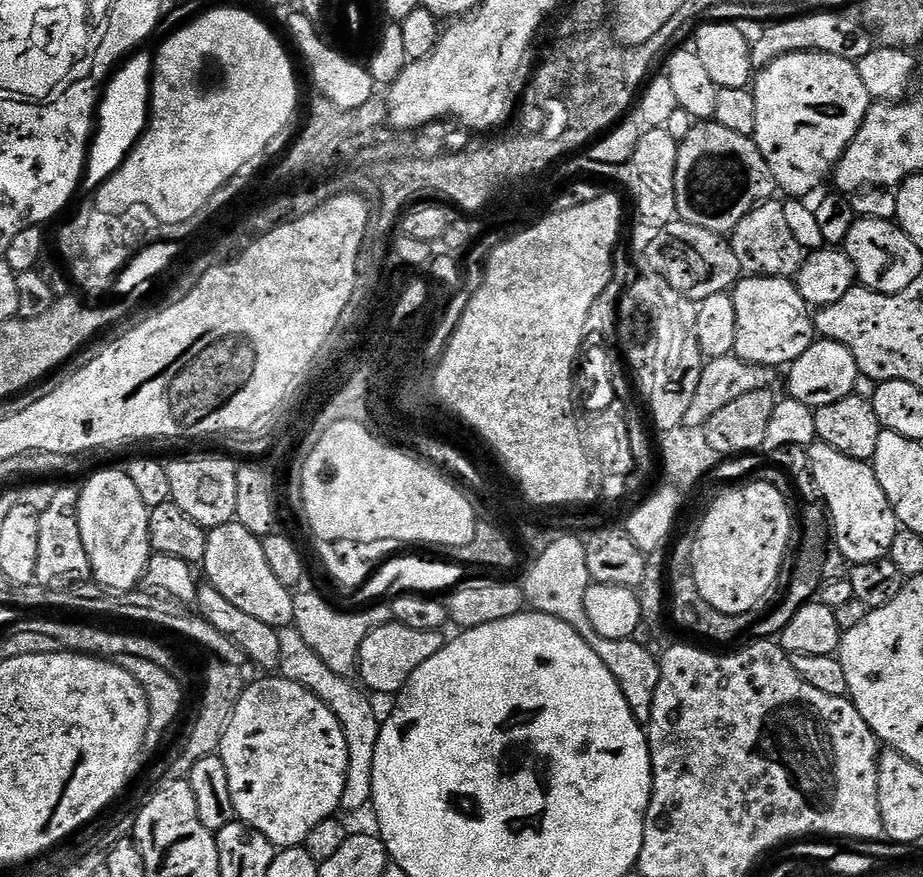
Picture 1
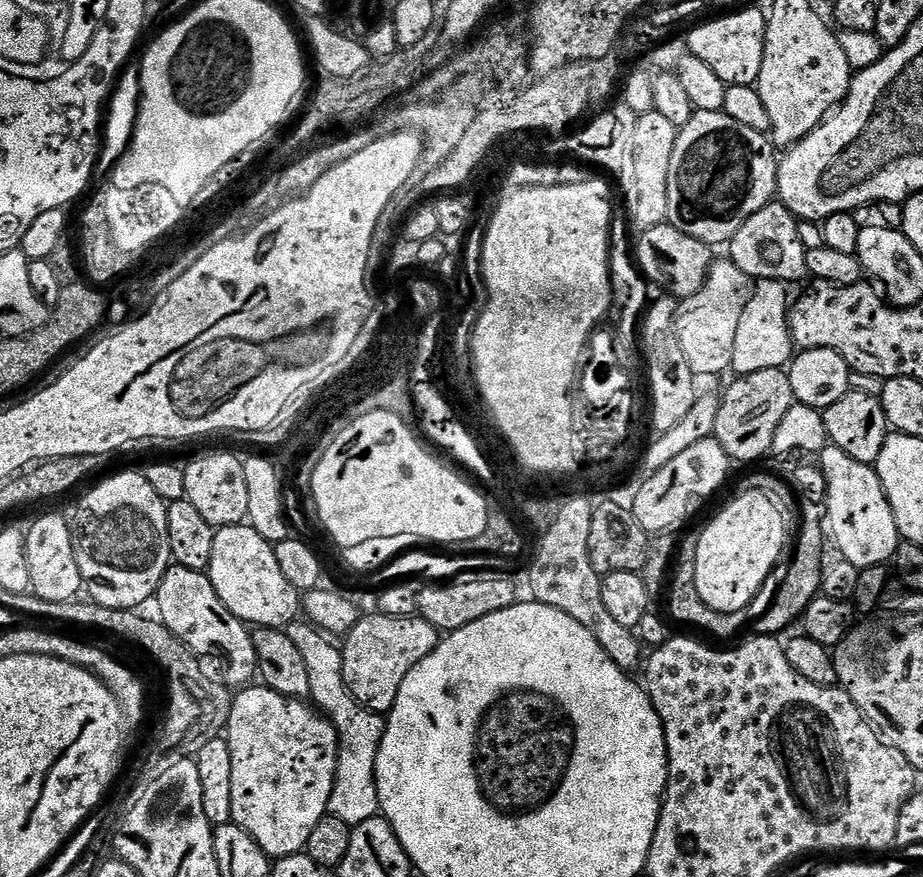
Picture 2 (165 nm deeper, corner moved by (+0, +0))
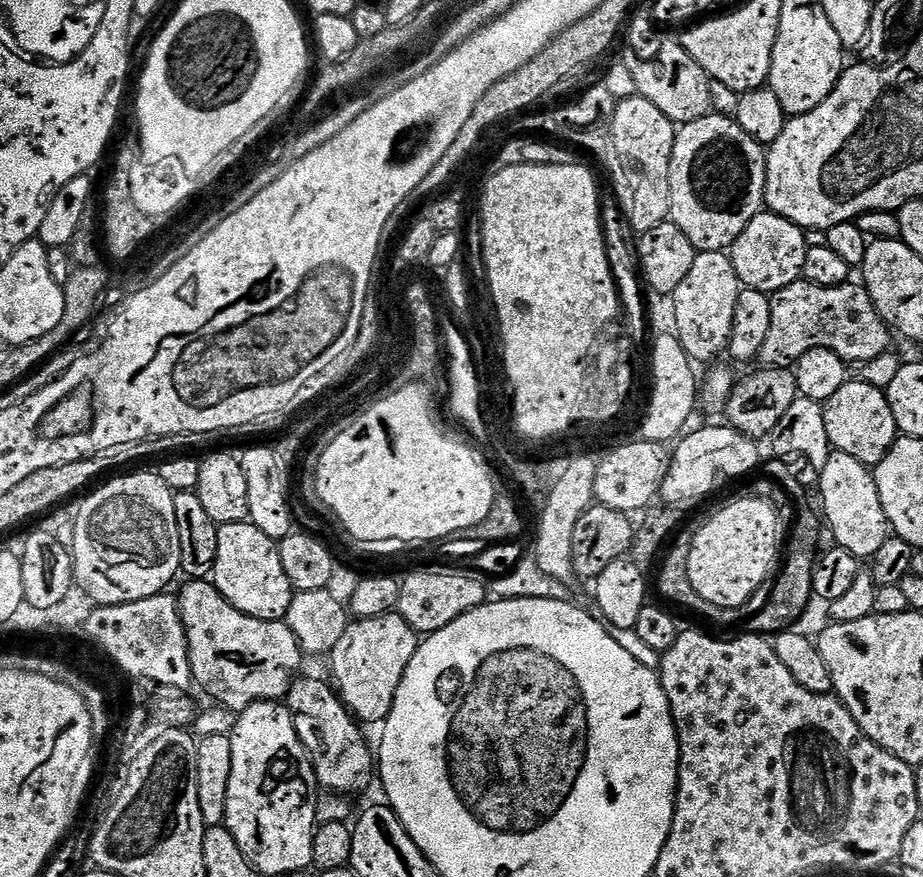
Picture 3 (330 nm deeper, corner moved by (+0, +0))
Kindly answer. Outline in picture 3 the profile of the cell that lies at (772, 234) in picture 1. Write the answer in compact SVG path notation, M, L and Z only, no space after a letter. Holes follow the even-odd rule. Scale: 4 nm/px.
M761 210L746 226L746 230L742 230L730 249L732 265L741 285L771 294L801 279L809 250L804 234L805 229L794 222L773 212Z

